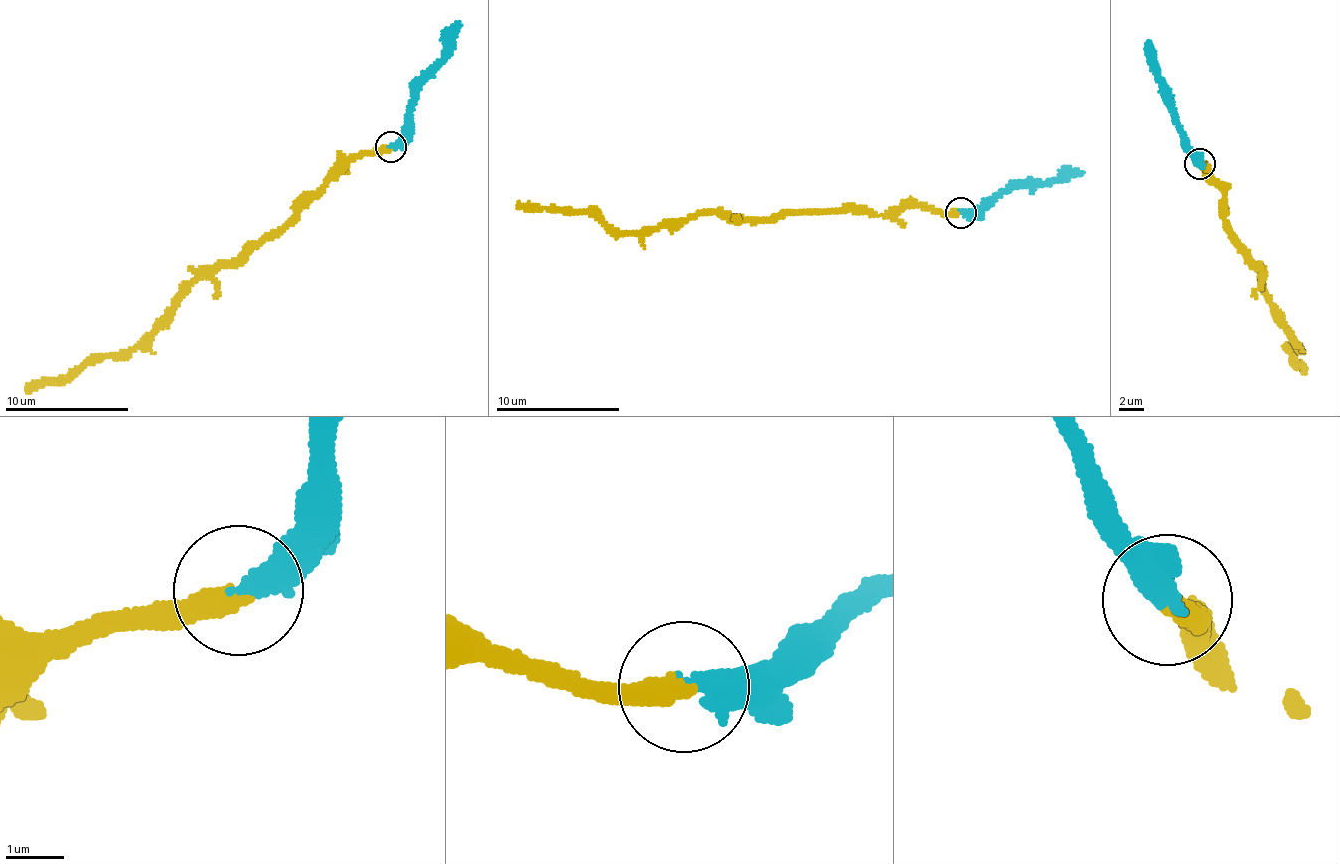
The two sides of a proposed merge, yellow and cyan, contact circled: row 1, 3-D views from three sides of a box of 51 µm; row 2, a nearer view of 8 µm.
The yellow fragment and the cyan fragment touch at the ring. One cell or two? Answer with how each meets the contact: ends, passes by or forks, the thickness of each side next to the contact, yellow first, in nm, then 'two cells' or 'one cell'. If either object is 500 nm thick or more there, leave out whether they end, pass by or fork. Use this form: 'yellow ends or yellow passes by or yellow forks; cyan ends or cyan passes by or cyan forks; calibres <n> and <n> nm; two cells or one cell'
yellow ends; cyan ends; calibres 400 and 400 nm; one cell

